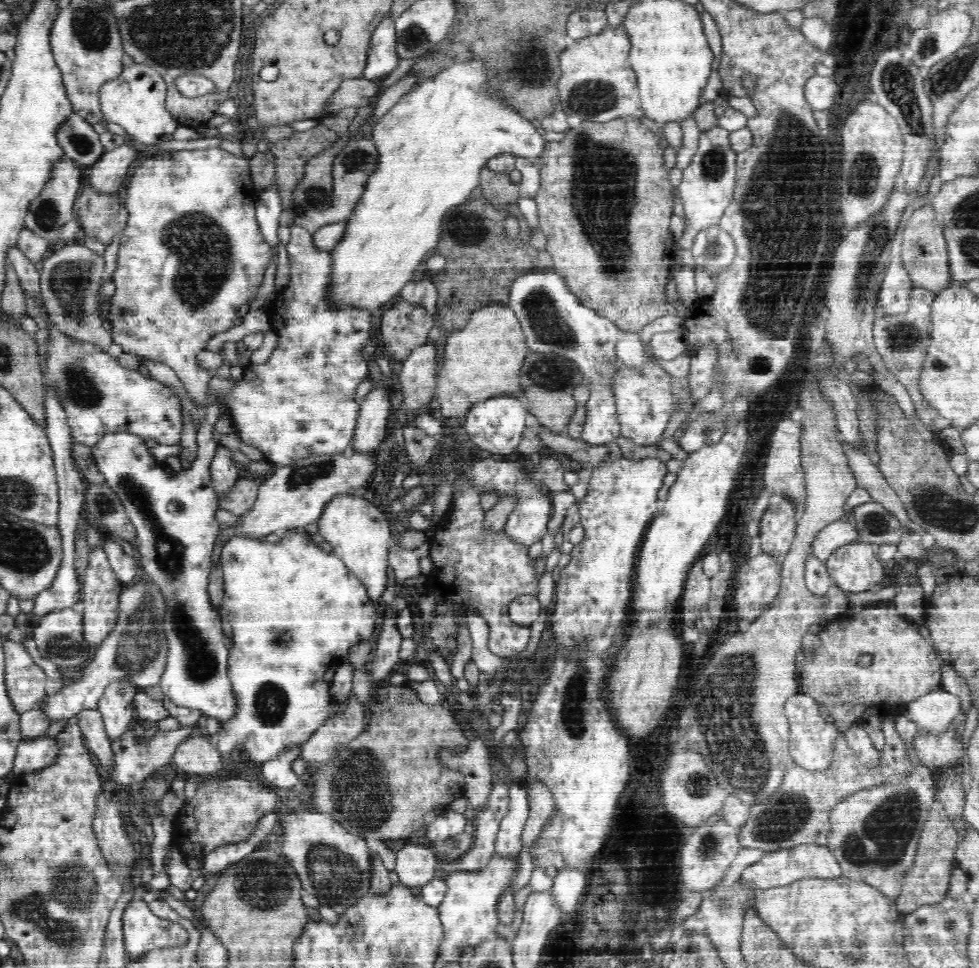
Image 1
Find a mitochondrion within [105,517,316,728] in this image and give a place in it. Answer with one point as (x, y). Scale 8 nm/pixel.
(137, 650)

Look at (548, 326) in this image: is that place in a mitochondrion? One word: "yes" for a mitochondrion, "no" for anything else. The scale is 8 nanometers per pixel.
yes

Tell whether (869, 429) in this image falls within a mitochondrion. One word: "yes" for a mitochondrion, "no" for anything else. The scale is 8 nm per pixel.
no

